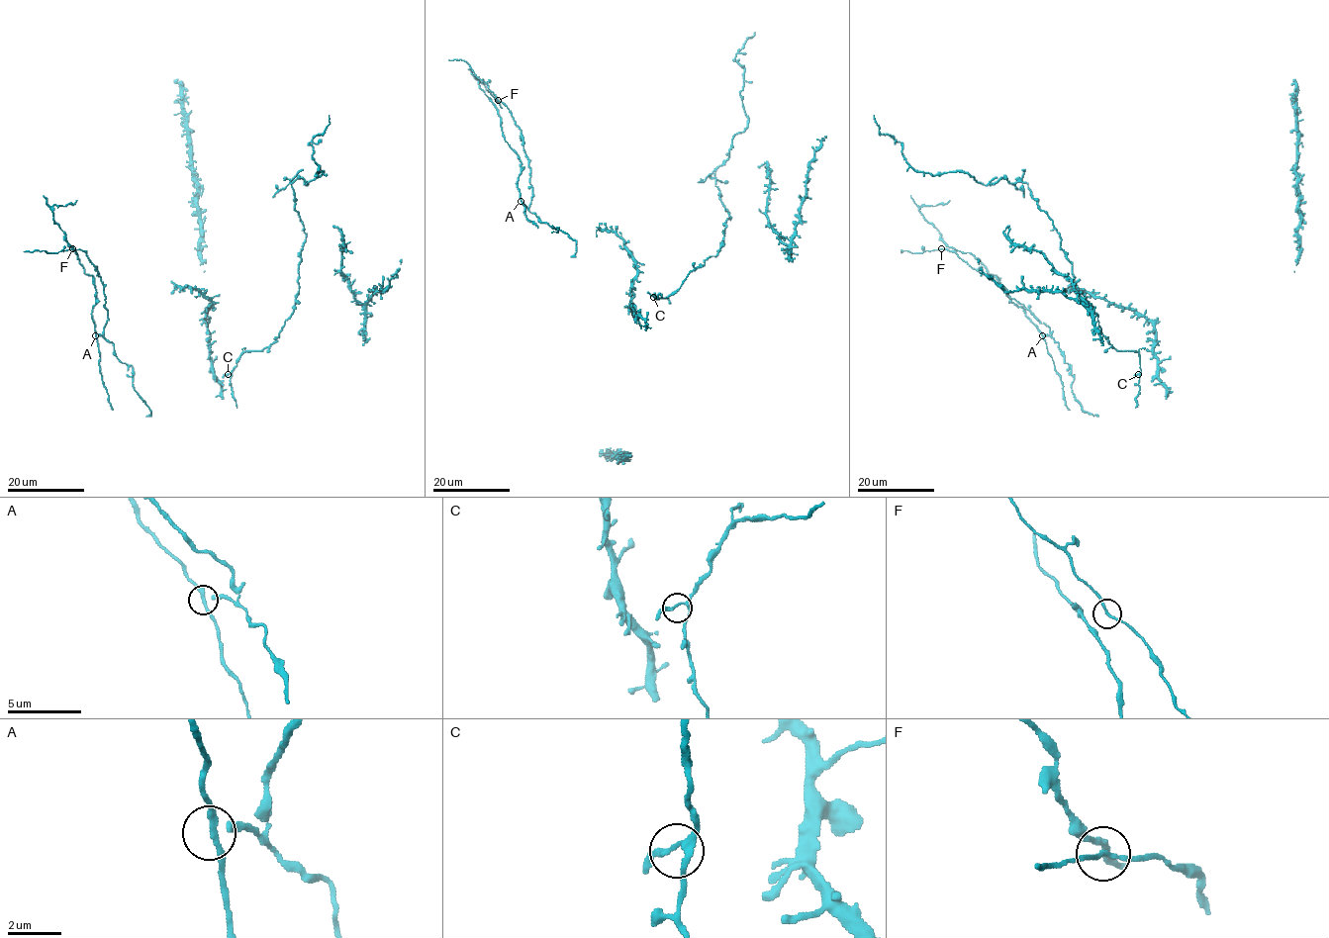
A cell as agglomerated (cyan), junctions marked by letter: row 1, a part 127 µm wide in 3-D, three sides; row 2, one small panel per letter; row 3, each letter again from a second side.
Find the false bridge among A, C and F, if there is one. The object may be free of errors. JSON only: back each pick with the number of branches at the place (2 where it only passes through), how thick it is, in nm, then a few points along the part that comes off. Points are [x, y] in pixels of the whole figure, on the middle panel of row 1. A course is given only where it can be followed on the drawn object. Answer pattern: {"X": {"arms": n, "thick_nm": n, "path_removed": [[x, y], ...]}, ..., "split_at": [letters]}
{"split_at": []}

